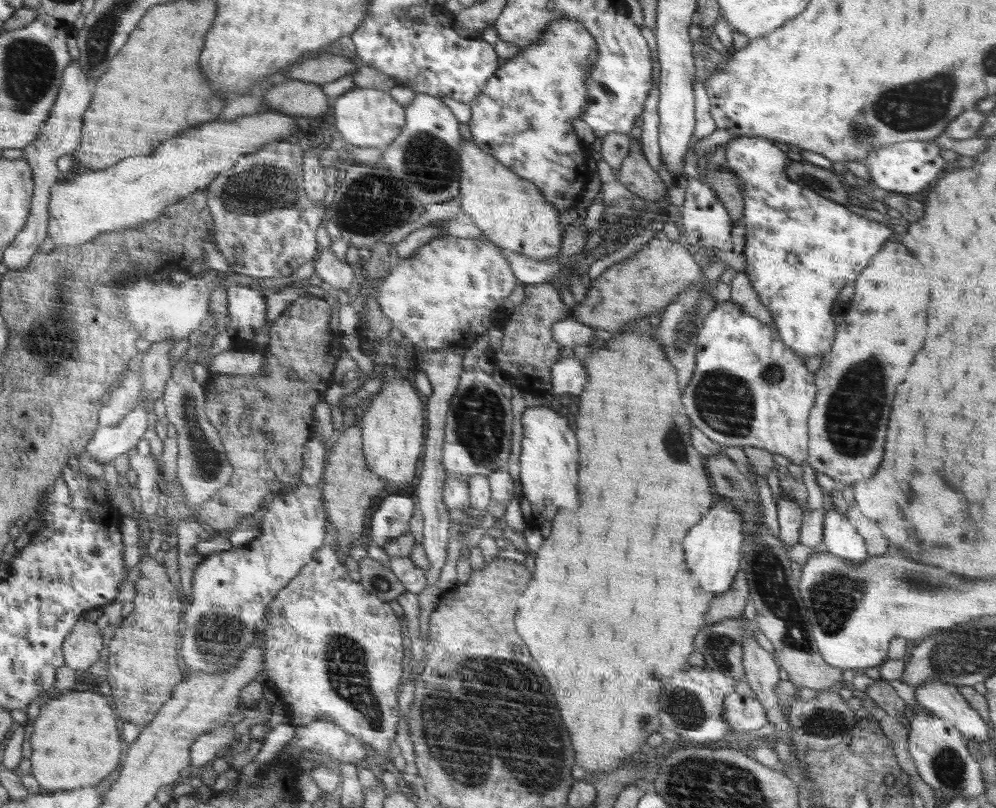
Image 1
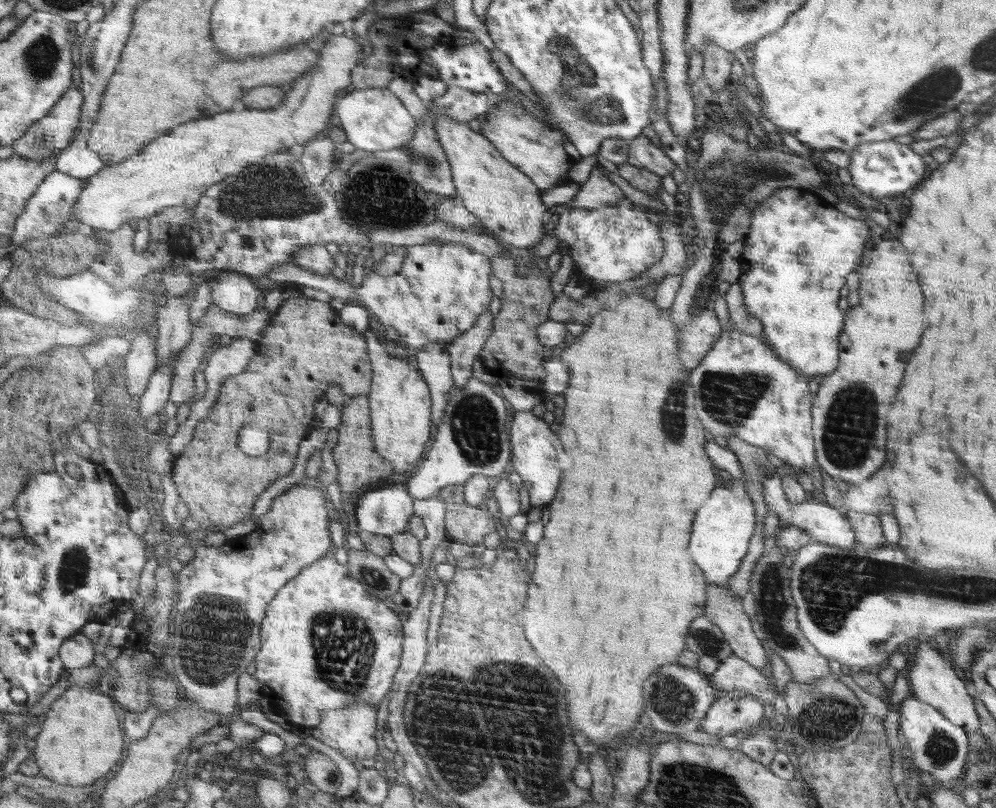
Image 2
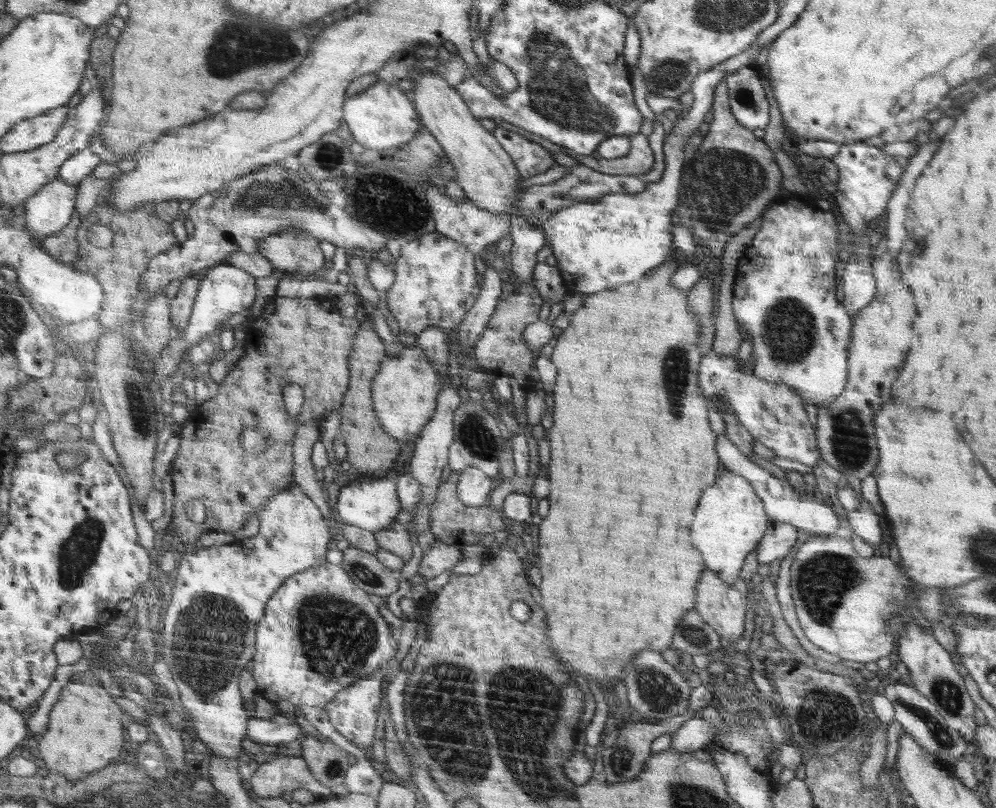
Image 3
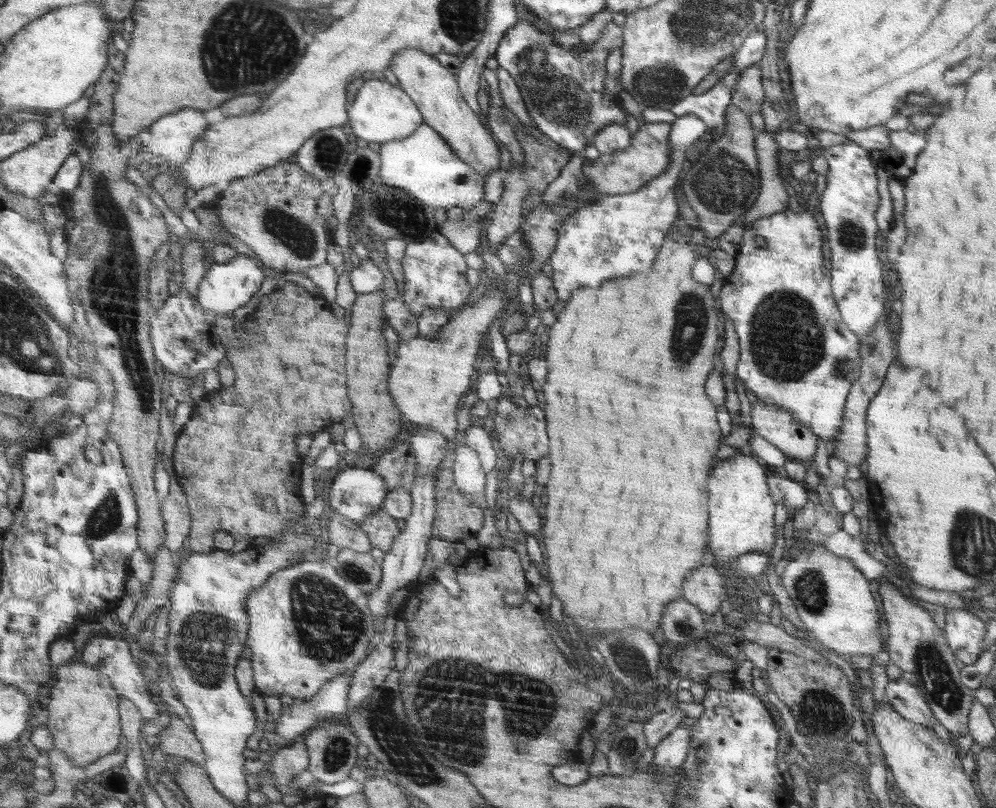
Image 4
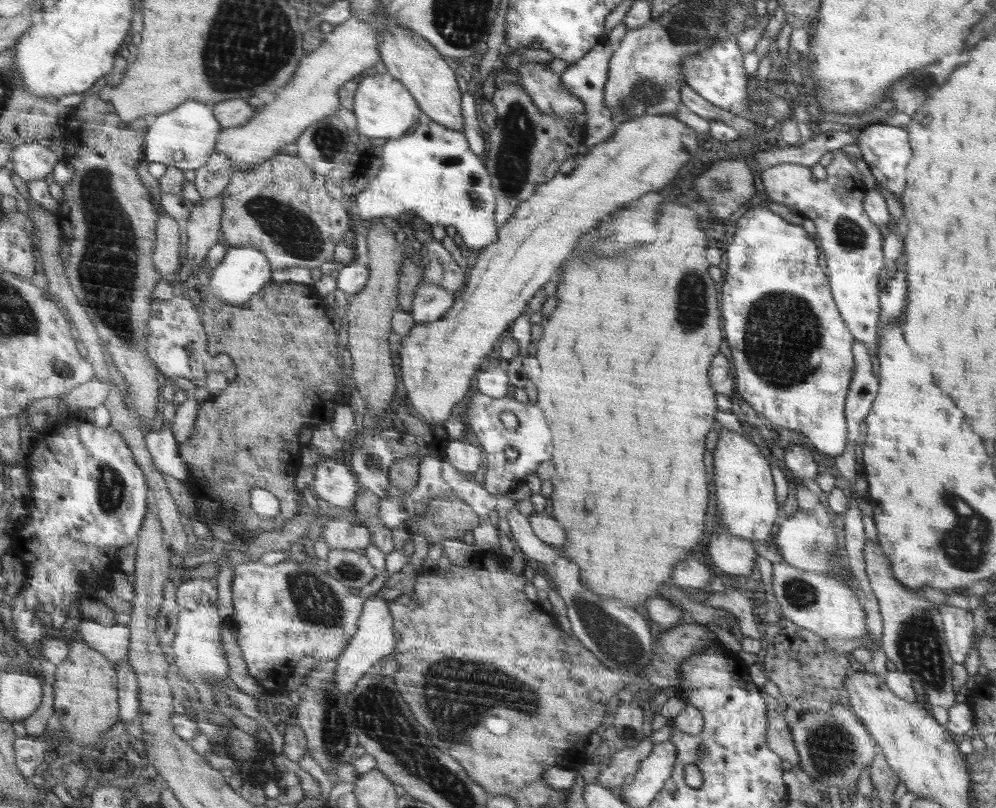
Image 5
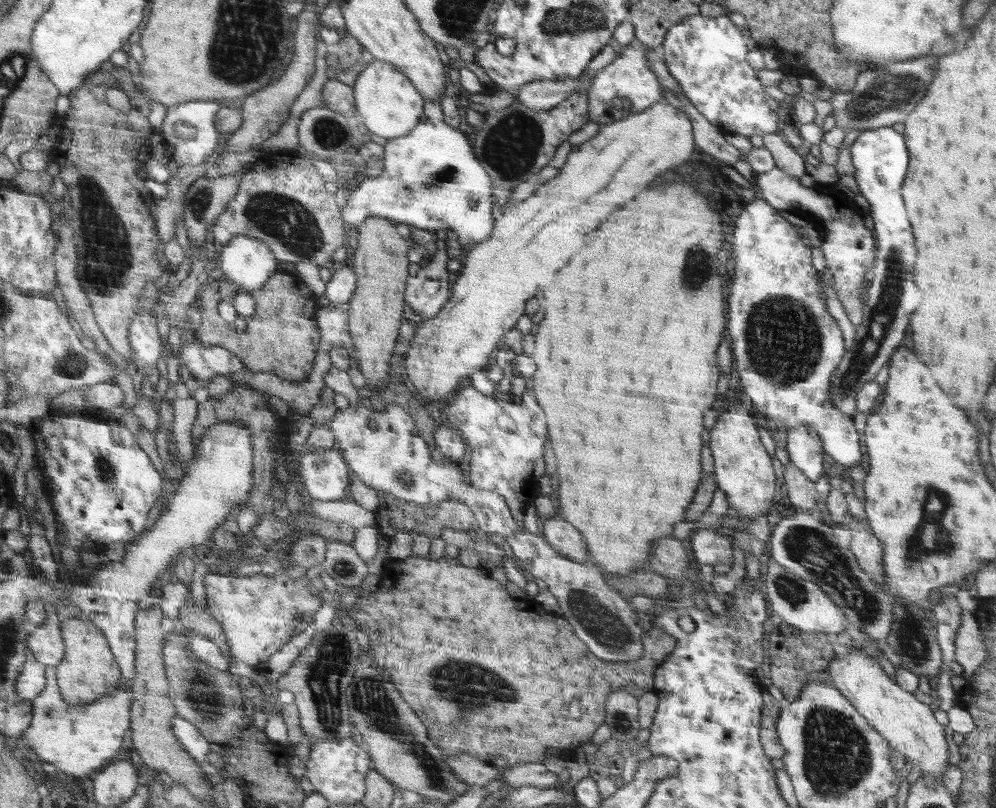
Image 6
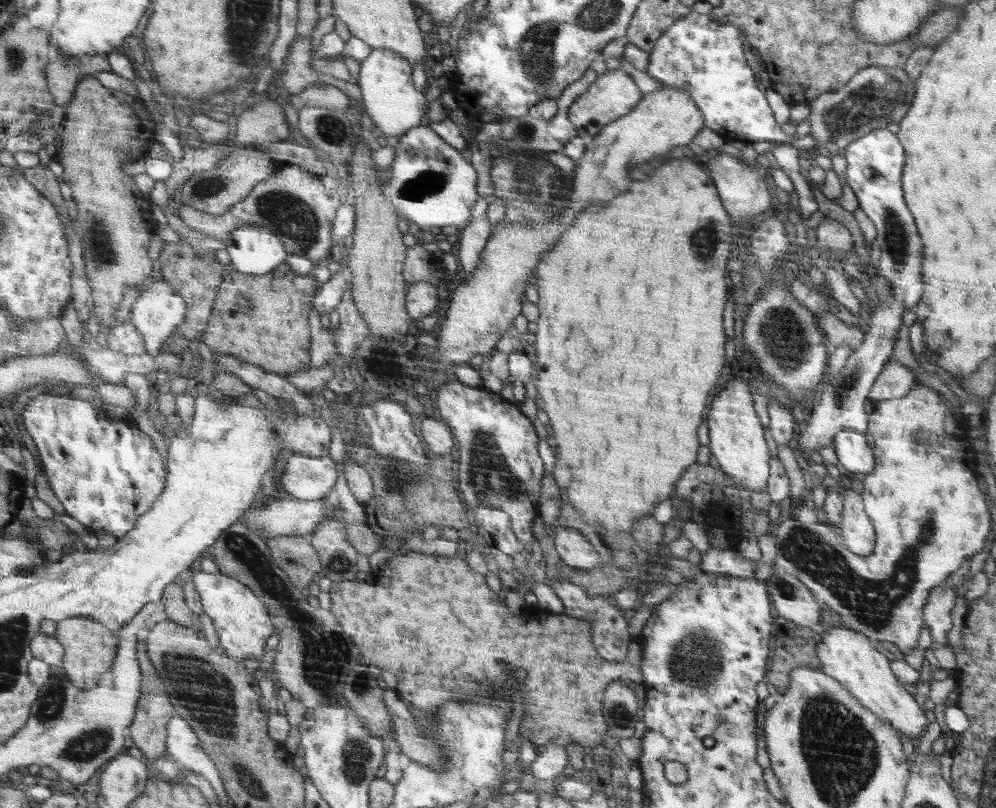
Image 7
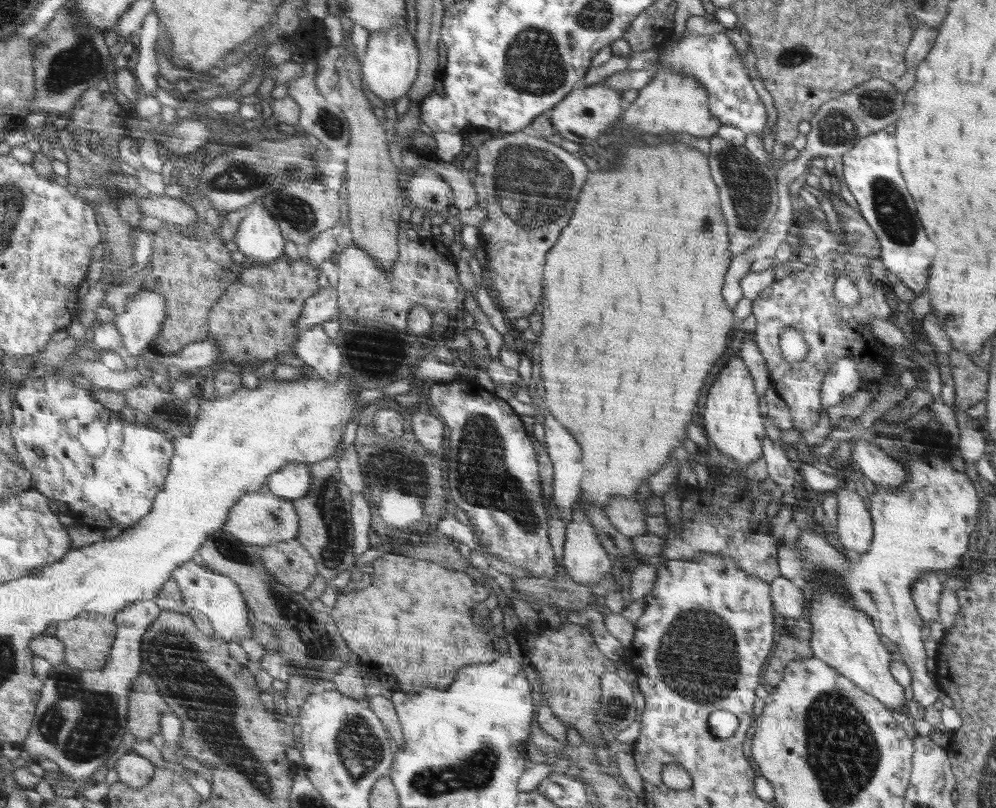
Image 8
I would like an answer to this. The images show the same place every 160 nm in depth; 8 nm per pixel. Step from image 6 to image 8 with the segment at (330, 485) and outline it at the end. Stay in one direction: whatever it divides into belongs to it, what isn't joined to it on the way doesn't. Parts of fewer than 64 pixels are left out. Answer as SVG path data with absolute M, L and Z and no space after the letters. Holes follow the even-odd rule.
M291 463L272 475L265 489L281 498L302 499L308 494L310 480L310 464Z

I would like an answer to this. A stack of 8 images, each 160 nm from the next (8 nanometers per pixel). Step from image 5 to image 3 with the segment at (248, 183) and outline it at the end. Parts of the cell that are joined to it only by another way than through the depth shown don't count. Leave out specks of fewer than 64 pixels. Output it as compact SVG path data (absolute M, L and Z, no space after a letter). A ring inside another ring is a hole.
M287 228L259 240L259 253L274 269L287 273L303 272L313 275L326 258L318 246L318 239L308 231Z

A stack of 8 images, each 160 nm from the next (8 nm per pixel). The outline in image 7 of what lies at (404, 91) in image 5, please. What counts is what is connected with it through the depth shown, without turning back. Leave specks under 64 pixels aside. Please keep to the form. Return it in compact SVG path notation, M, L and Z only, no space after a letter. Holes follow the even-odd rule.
M372 48L360 67L358 85L364 104L361 106L363 113L368 116L379 130L386 136L402 136L408 130L418 126L428 104L425 94L420 94L412 86L412 66L406 58L384 48Z

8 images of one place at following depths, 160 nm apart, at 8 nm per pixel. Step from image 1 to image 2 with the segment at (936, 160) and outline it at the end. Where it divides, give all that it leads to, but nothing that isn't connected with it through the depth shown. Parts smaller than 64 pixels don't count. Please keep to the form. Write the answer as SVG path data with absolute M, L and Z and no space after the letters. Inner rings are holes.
M876 141L859 144L854 150L848 152L850 164L847 166L852 177L852 183L862 194L882 200L900 193L906 194L906 190L914 189L920 180L926 178L924 162L918 154L910 149L908 144L895 141Z

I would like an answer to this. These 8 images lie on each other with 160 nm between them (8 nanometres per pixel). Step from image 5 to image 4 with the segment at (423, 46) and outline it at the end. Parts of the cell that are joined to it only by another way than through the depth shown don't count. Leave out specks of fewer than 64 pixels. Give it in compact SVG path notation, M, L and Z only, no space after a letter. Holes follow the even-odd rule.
M414 48L396 52L389 69L398 79L400 88L403 88L404 92L407 92L418 105L423 114L423 123L436 129L436 132L443 136L443 139L465 163L472 165L480 176L488 176L500 169L498 168L498 164L501 164L498 146L490 136L490 132L476 118L476 112L467 103L466 98L462 98L463 94L458 92L457 76L450 74L431 54Z

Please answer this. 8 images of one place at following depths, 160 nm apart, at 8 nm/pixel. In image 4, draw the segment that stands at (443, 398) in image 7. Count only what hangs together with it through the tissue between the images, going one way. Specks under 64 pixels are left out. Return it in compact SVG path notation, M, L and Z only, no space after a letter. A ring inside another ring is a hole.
M508 395L500 396L492 404L492 420L489 421L489 426L492 426L493 436L497 440L500 451L508 459L509 464L502 471L508 472L511 469L510 459L516 458L520 452L522 452L524 459L530 460L538 460L538 458L544 458L548 454L548 436L546 436L544 412L536 406L524 410L521 406L512 403Z

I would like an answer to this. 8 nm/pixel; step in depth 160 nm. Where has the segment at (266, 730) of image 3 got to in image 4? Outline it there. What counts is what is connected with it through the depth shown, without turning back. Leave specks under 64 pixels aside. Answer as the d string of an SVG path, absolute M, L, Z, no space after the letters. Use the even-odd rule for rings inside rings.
M346 671L326 682L316 694L301 705L283 705L274 733L292 742L304 732L340 715L347 710L350 679L353 672Z

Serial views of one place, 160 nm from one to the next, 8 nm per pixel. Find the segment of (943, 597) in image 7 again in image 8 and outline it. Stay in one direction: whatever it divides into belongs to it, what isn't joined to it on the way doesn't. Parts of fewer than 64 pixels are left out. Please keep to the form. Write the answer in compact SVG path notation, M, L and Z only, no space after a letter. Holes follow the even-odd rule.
M927 572L922 575L915 583L911 584L912 601L919 609L920 616L926 623L930 624L933 620L940 619L938 602L942 595L943 580L935 572Z

